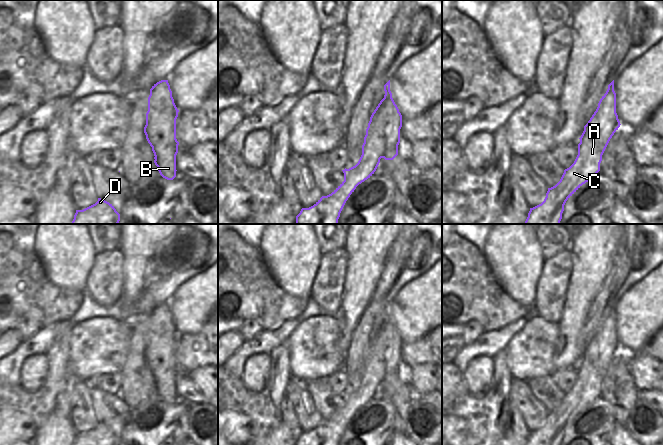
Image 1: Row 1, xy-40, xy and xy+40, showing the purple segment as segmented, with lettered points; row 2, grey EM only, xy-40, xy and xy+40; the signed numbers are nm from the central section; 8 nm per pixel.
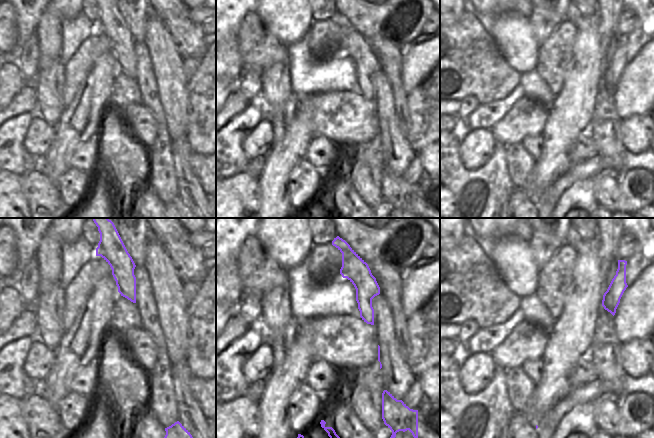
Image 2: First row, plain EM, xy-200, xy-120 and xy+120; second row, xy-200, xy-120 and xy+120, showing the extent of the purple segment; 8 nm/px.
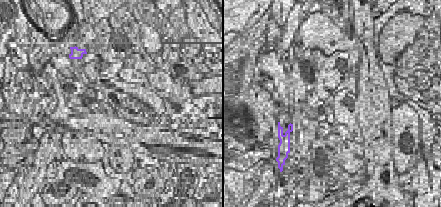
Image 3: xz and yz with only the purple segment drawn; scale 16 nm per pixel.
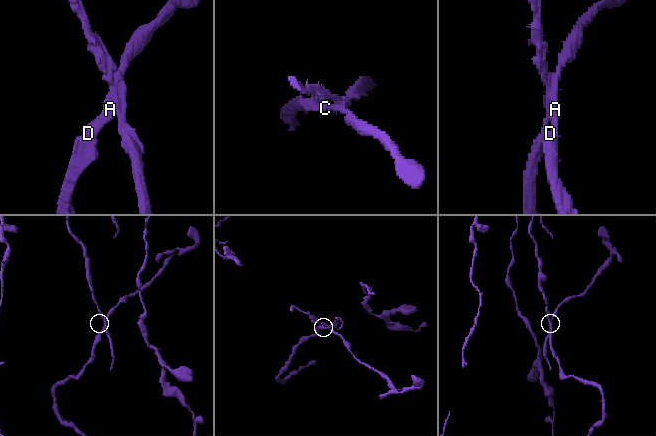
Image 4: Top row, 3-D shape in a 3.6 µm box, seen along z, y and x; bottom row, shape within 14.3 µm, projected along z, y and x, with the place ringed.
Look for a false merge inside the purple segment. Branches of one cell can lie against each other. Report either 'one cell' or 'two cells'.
two cells

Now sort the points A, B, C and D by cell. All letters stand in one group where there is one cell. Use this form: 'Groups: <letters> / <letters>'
Groups: A C D / B.

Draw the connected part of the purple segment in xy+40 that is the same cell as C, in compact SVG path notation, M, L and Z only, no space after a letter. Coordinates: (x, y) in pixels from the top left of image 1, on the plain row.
M613 304L584 350L574 387L555 410L548 412L544 425L530 432L526 445L561 445L566 425L600 395L602 379L620 349Z

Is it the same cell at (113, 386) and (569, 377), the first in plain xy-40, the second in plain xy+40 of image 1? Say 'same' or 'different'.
same

